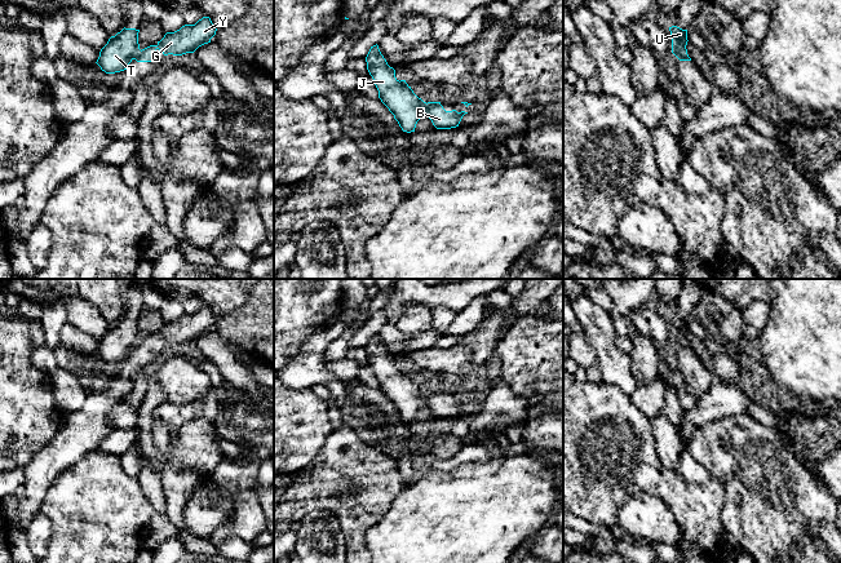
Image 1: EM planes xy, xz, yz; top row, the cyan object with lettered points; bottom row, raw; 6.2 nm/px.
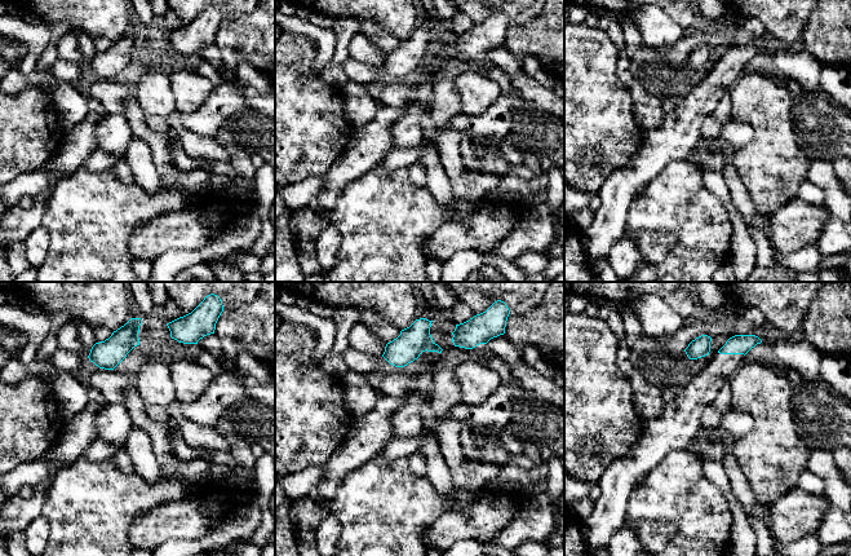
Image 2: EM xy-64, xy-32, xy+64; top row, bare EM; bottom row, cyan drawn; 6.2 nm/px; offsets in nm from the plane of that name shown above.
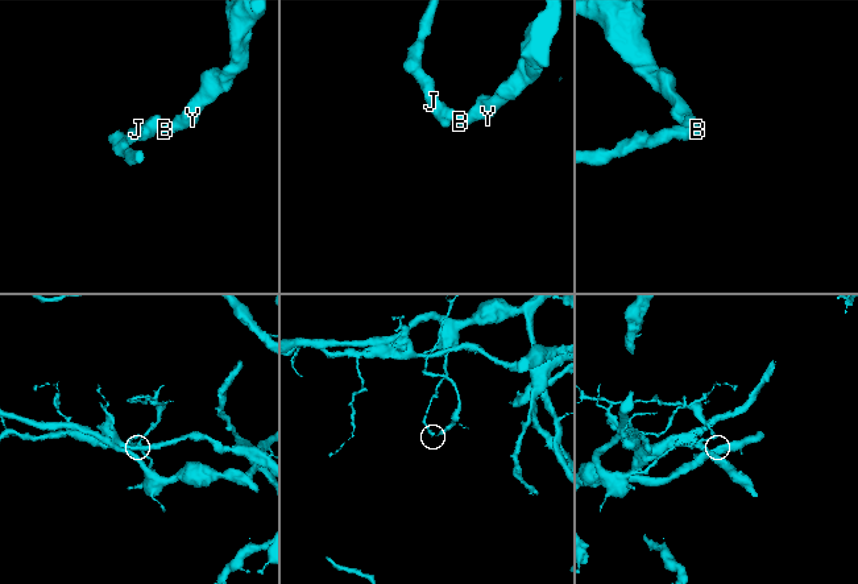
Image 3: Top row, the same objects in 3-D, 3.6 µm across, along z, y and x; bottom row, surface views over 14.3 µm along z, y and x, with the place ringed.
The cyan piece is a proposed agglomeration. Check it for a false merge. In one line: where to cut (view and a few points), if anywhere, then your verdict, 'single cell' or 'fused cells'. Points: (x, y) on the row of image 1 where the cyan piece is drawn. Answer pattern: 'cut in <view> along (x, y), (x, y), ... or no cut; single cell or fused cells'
cut in xz along (426, 103), (424, 114); fused cells

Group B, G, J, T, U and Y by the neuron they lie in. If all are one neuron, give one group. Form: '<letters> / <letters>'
B G Y / J T U

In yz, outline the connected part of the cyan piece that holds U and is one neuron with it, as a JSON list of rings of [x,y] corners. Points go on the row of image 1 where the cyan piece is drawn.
[[[677,26],[669,27],[672,37],[672,53],[676,57],[686,57],[687,54],[687,30],[682,30]]]

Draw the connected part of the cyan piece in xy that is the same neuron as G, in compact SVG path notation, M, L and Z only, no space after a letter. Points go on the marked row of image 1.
M203 17L195 25L185 25L174 32L167 32L156 45L142 49L134 58L137 62L155 62L155 50L159 49L164 56L182 56L194 53L199 46L211 43L217 28L209 17Z

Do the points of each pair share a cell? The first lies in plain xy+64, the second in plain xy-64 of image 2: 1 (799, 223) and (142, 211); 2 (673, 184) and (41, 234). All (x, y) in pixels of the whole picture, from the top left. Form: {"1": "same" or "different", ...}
{"1": "different", "2": "different"}

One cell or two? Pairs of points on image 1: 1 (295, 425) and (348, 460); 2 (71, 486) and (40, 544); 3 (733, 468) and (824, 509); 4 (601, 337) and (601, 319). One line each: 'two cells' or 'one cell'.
1: two cells
2: two cells
3: one cell
4: one cell

